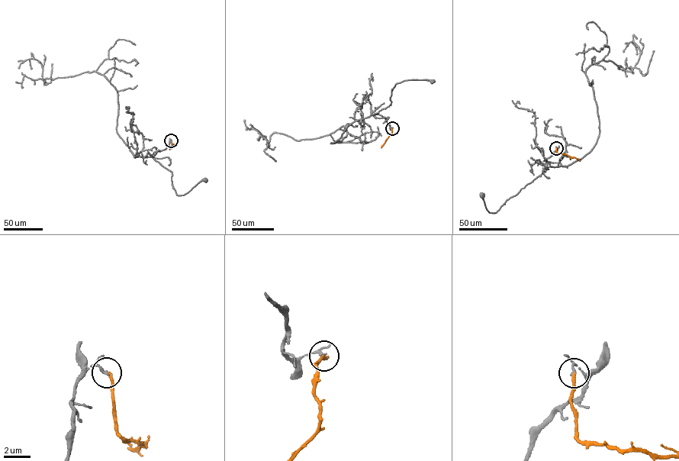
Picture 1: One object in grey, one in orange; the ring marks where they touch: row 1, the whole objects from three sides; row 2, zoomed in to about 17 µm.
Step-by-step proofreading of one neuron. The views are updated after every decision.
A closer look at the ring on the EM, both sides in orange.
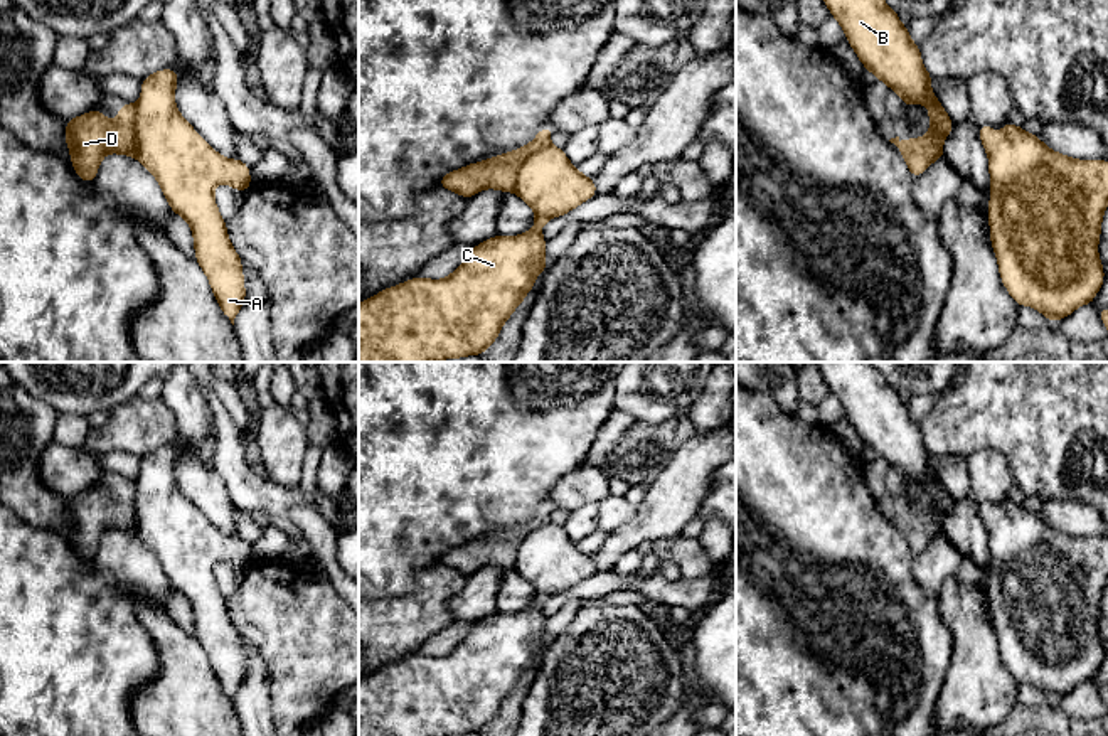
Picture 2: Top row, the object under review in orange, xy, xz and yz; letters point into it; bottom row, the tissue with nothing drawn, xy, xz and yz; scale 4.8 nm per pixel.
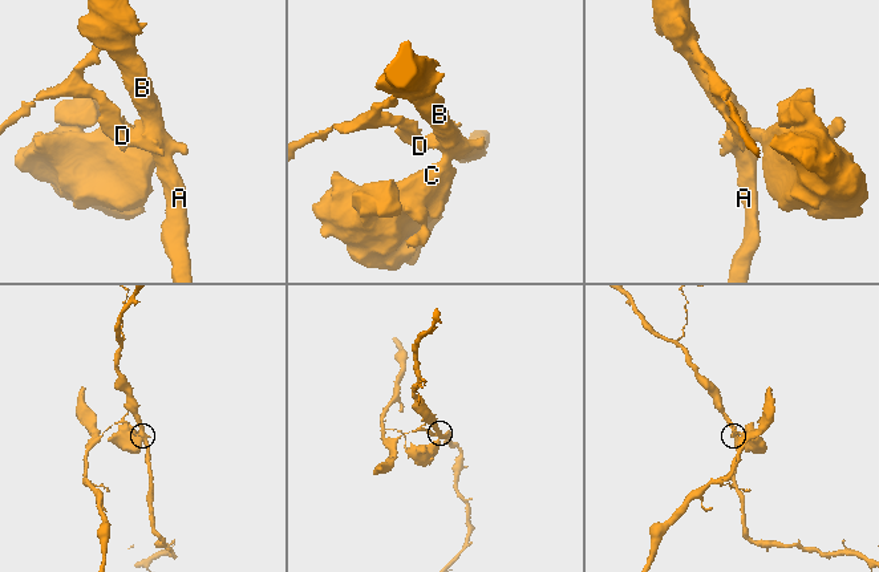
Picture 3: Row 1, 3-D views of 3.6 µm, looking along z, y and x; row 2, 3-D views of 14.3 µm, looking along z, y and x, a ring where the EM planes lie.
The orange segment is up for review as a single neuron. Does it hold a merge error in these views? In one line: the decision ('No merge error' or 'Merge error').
Merge error

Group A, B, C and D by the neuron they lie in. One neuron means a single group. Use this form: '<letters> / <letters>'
A B C / D

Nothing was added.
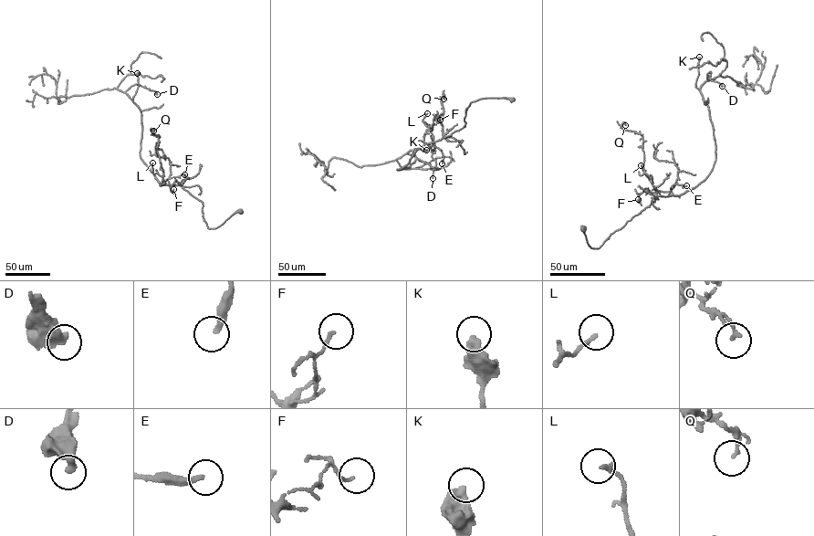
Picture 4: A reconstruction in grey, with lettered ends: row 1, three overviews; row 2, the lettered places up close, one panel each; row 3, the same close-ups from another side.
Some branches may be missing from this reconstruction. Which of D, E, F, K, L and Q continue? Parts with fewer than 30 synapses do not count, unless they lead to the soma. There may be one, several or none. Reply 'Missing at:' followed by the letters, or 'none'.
Missing at: none

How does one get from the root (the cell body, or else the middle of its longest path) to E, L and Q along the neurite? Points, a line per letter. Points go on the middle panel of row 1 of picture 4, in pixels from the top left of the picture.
E: (512, 99), (485, 98), (471, 101), (465, 111), (464, 127), (440, 140), (424, 144), (442, 151), (442, 163)
L: (512, 99), (485, 98), (471, 101), (464, 127), (424, 144), (429, 127), (422, 120), (427, 113)
Q: (512, 99), (471, 101), (464, 127), (424, 144), (426, 131), (435, 115), (443, 113), (443, 99)

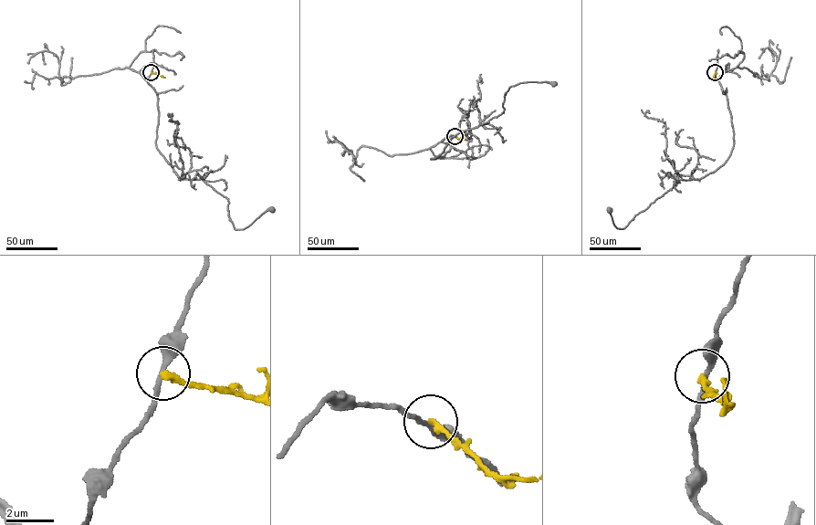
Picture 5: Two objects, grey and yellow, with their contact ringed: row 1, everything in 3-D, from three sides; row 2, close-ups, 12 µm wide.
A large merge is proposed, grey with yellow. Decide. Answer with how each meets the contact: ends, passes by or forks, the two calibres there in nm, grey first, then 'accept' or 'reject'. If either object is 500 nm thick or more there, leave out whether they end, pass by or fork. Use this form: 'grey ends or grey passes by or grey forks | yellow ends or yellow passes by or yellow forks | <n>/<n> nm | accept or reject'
grey passes by | yellow ends | 220/260 nm | reject

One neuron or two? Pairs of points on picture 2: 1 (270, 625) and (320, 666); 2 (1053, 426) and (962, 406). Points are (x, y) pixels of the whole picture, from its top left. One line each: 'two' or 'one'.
1: one
2: one

